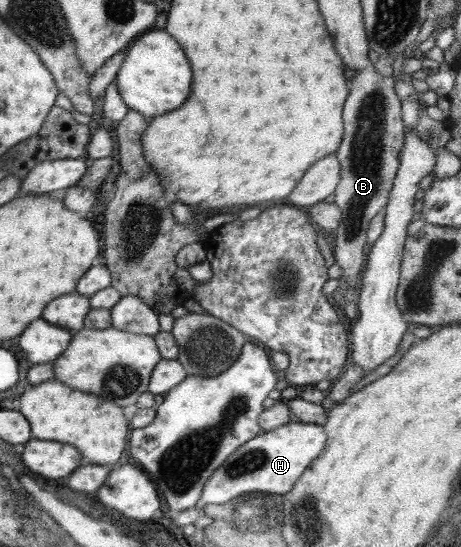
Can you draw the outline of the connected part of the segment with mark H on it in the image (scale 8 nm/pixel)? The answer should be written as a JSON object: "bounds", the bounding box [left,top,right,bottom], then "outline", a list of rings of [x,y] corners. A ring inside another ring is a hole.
{"bounds":[197,423,327,508],"outline":[[[288,423],[270,431],[262,431],[232,452],[207,480],[197,508],[225,504],[241,494],[271,493],[283,496],[305,472],[305,468],[323,452],[327,441],[324,426],[310,423]]]}

